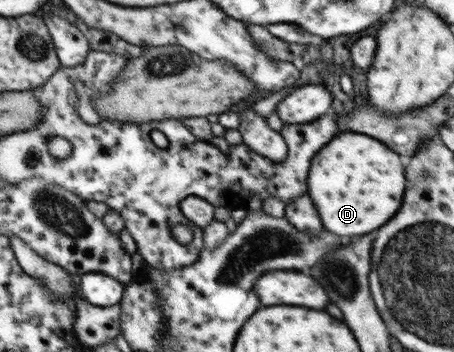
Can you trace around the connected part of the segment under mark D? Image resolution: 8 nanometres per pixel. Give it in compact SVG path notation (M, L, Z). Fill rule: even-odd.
M341 133L329 141L311 161L309 171L309 195L321 215L323 227L335 235L365 235L385 225L401 207L405 193L405 173L399 155L381 141L363 133Z

